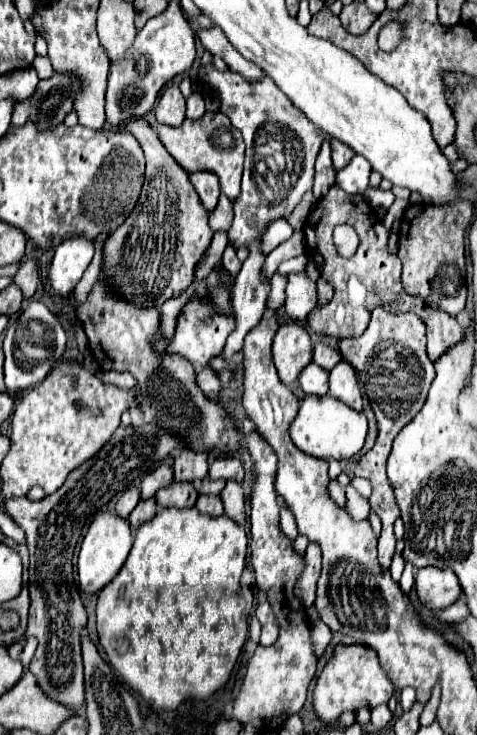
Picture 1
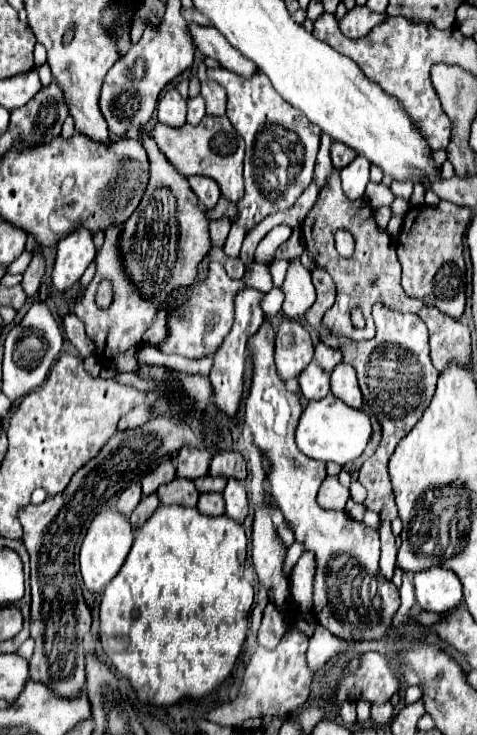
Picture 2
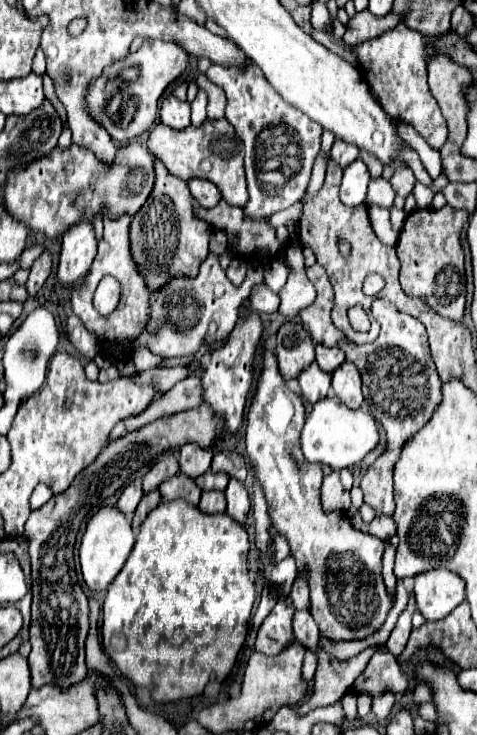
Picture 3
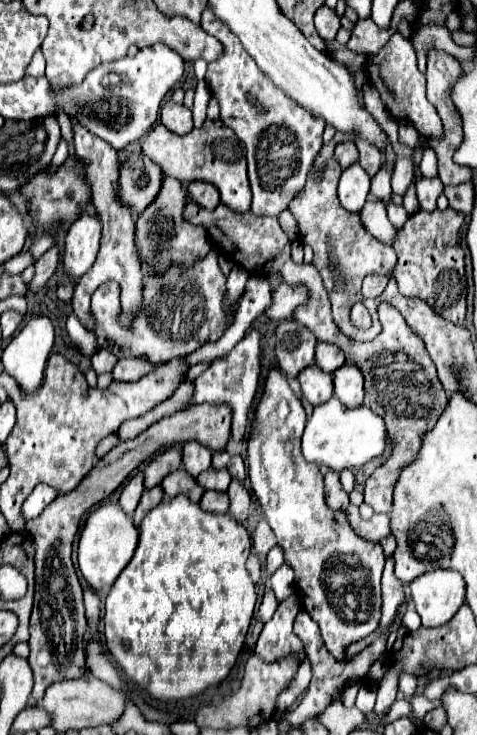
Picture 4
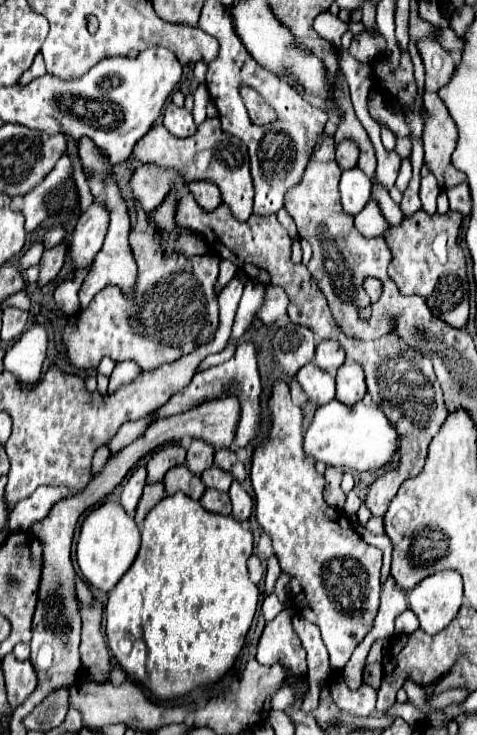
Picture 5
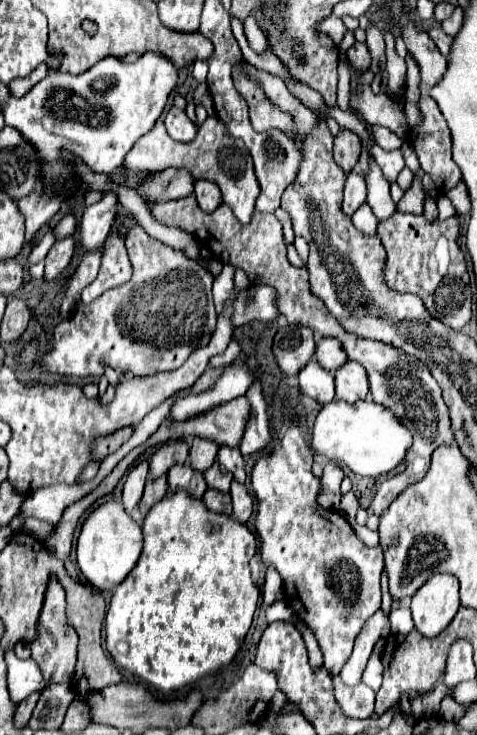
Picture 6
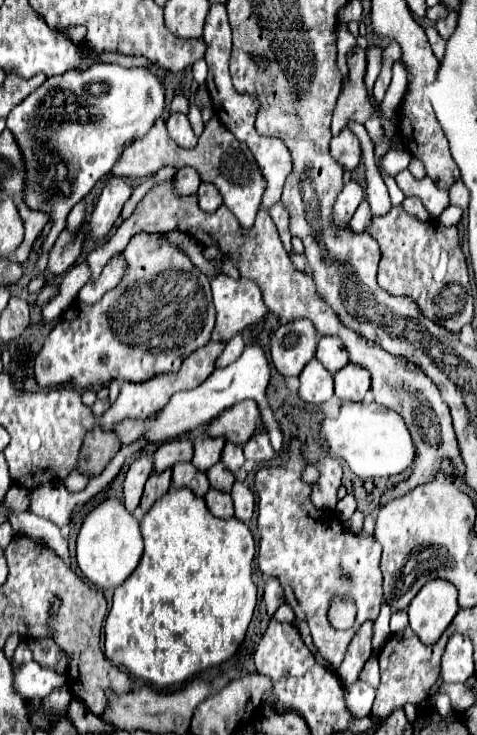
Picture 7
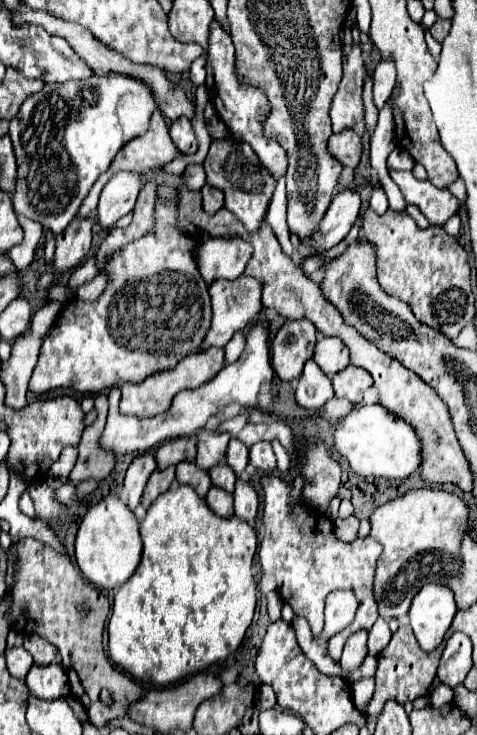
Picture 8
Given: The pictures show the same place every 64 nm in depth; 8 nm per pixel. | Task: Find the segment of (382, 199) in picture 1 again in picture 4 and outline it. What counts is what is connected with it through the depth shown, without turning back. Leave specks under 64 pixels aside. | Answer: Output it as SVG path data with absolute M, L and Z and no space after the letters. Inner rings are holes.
M382 162L380 172L378 172L378 174L372 178L370 194L372 194L376 200L384 202L384 204L388 204L388 202L392 200L392 188L390 188L390 170L384 166L384 162Z

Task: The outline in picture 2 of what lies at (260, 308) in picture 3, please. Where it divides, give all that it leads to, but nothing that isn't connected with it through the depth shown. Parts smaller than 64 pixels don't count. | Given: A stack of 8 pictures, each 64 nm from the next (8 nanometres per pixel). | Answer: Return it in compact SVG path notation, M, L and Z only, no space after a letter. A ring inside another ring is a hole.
M274 286L264 298L262 298L262 310L266 316L276 316L280 312L280 296L282 290L278 286Z

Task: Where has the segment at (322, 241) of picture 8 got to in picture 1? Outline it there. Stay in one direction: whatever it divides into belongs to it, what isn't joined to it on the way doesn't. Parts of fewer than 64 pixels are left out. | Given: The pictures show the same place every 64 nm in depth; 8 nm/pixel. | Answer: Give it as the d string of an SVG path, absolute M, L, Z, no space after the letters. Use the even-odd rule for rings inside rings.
M354 156L346 168L336 174L336 184L348 194L364 194L368 188L370 166L364 156Z

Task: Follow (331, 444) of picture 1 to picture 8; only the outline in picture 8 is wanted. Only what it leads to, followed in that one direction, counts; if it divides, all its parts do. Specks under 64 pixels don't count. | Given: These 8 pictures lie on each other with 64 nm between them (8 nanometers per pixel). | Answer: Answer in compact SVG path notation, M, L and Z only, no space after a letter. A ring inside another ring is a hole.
M380 404L354 406L344 418L332 426L334 448L344 456L358 476L382 476L388 480L408 478L420 466L420 442L412 426L398 414L386 410Z

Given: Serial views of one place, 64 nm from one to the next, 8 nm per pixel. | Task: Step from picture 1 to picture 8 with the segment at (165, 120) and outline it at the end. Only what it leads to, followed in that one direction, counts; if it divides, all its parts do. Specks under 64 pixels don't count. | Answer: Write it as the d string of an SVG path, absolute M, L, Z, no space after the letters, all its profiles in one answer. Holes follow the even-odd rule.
M178 118L170 124L170 136L174 140L174 144L184 152L184 154L194 154L198 150L198 142L194 138L194 130L192 124L188 122L188 118Z

